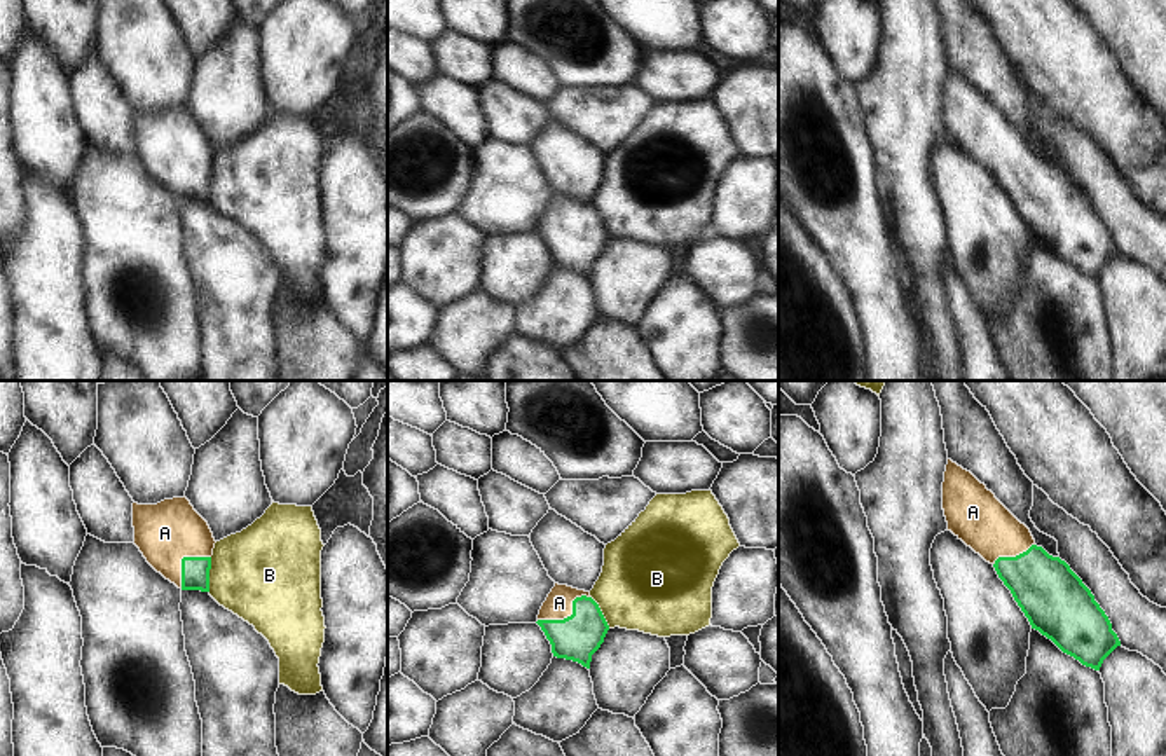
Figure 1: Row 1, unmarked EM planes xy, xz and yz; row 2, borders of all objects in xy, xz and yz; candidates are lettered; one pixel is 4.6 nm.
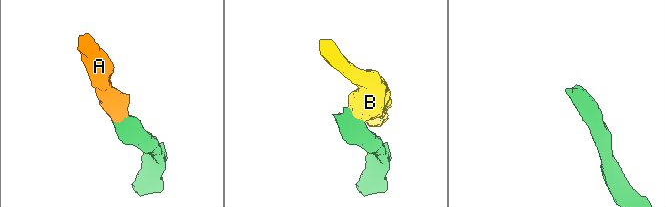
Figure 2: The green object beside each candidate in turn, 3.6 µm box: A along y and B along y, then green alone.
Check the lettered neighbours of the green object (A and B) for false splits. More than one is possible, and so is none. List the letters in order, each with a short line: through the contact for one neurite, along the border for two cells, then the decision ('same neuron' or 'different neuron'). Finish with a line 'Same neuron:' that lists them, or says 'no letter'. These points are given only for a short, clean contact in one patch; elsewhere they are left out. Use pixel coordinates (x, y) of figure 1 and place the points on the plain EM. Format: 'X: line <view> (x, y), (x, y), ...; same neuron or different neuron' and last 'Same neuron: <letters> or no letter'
A: line xz (576, 247), (576, 236), (568, 226), (559, 212); same neuron
B: line xy (212, 166), (208, 199); different neuron
Same neuron: A

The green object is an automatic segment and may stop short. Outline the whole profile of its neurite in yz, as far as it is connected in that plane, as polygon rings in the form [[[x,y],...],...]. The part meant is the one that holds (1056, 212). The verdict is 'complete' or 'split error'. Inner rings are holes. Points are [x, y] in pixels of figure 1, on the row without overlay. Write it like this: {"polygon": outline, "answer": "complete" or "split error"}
{"polygon": [[[951,68],[944,80],[943,119],[948,140],[995,176],[1032,237],[1100,279],[1121,250],[1070,175],[1037,155],[1030,138]]], "answer": "split error"}

